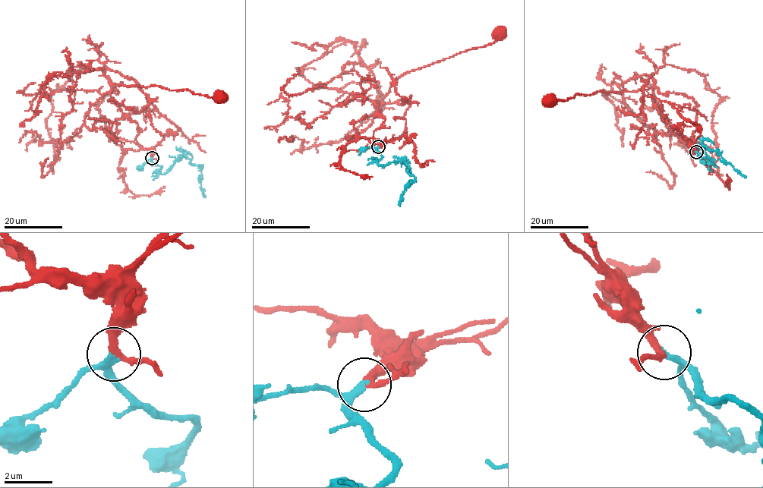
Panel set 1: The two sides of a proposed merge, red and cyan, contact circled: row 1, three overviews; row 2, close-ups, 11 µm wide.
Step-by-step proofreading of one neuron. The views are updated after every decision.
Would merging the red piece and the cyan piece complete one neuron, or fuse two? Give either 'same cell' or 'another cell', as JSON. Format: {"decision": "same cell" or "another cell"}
{"decision": "same cell"}

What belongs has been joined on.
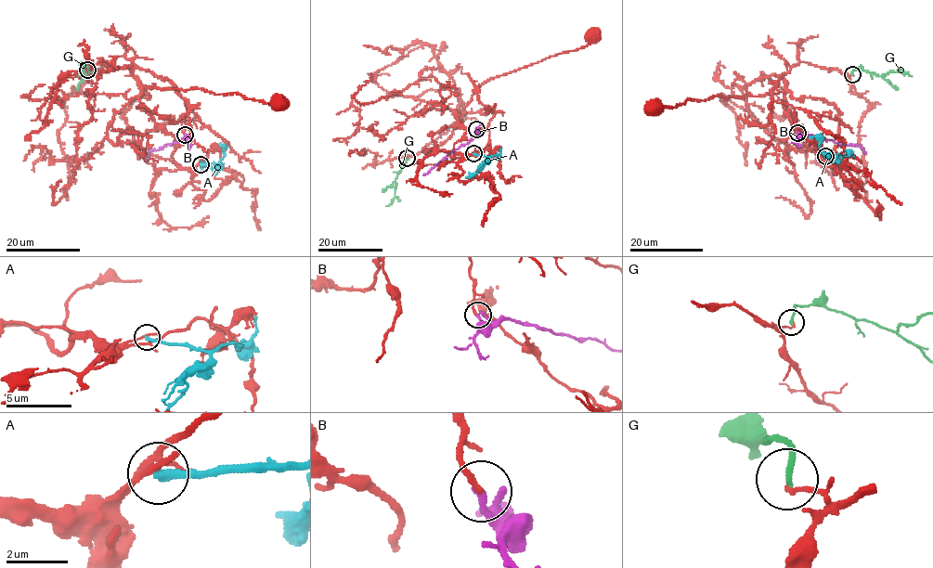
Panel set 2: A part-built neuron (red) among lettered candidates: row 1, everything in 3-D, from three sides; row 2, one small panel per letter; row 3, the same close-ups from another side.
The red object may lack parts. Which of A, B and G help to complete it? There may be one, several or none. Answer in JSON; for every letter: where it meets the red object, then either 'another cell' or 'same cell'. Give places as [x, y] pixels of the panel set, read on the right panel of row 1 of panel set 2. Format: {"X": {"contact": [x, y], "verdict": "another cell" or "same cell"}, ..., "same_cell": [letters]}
{"A": {"contact": [825, 156], "verdict": "another cell"}, "B": {"contact": [797, 133], "verdict": "same cell"}, "G": {"contact": [852, 74], "verdict": "another cell"}, "same_cell": ["B"]}

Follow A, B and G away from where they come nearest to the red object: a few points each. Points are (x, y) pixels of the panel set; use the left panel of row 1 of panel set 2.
A: (200, 163), (220, 163), (217, 169), (215, 165), (200, 167)
B: (185, 135), (187, 138), (149, 150), (146, 159)
G: (87, 70), (86, 66), (84, 66), (83, 74), (87, 73), (83, 80)

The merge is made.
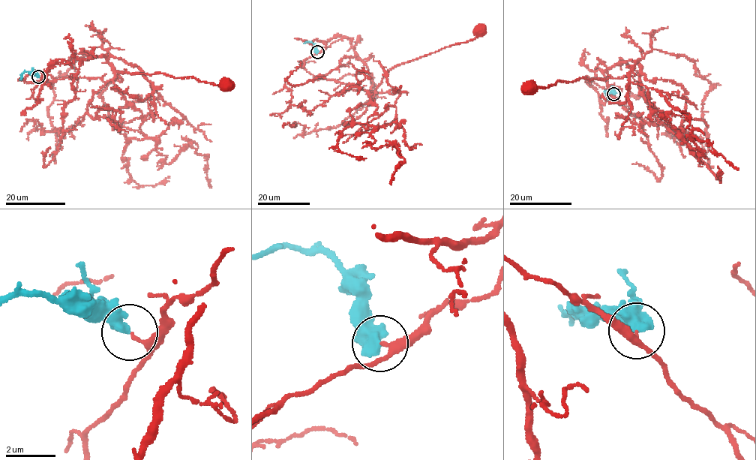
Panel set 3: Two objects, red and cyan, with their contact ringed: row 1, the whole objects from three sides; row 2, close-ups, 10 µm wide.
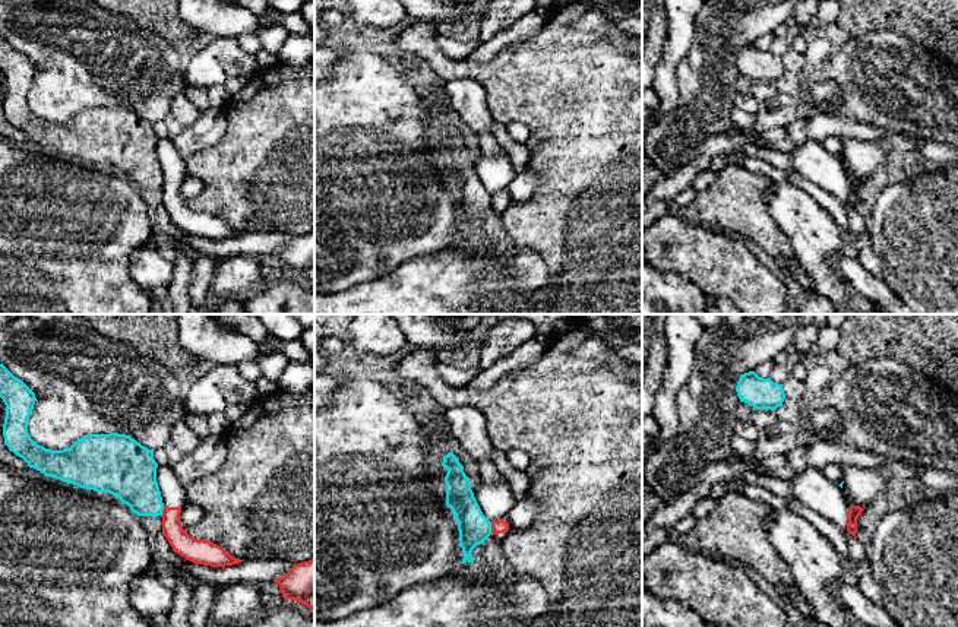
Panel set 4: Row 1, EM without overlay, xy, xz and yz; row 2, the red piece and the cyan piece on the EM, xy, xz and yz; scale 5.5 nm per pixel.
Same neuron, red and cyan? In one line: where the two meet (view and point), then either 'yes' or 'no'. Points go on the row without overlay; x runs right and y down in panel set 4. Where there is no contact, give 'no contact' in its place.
contact xz (492, 200); no

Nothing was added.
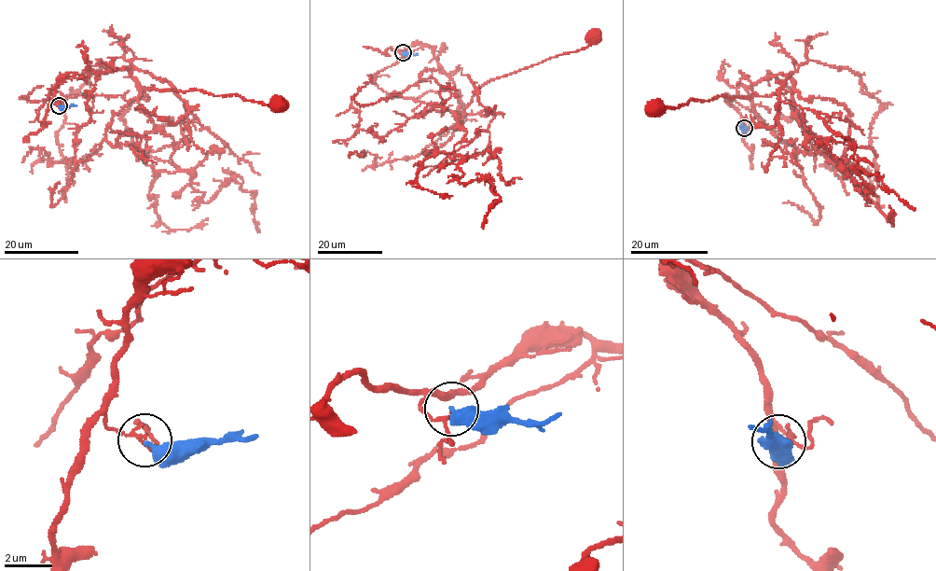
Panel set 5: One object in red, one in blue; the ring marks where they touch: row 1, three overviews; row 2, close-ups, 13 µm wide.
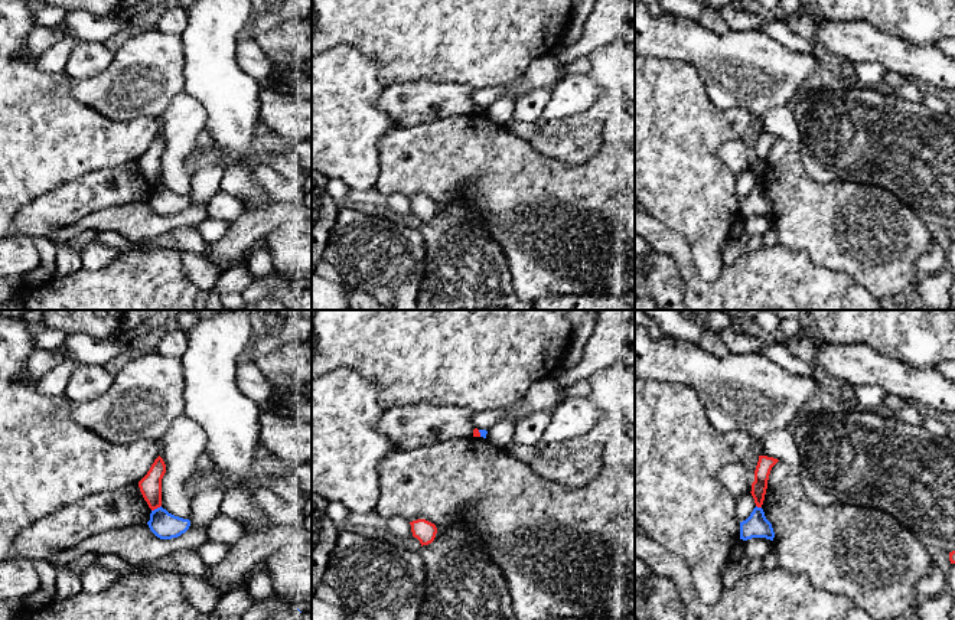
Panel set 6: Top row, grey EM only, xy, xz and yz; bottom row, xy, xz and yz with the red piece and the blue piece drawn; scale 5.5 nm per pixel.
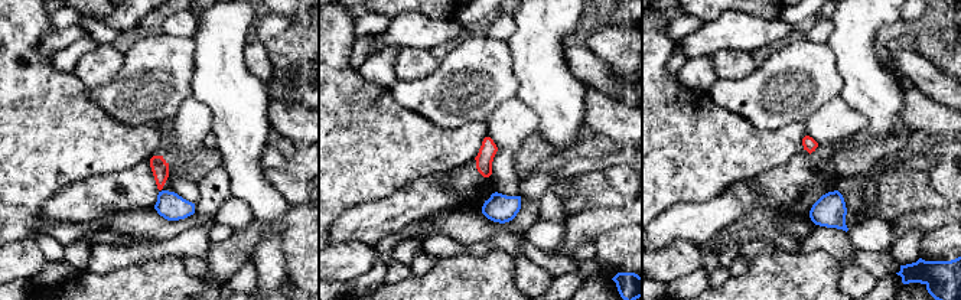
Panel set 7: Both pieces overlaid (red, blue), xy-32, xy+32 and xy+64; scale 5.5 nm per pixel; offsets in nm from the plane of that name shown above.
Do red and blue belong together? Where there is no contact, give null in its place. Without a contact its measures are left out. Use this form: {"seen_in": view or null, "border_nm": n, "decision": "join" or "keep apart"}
{"seen_in": "xy", "border_nm": 70, "decision": "keep apart"}

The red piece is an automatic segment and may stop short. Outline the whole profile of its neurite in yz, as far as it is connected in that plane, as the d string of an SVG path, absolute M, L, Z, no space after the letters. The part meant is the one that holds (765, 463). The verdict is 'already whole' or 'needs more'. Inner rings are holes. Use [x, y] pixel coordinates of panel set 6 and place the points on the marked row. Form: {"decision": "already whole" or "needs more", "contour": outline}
{"decision": "already whole", "contour": "M759 456L759 461L754 470L754 482L752 483L752 492L750 492L757 508L762 508L763 505L769 474L772 467L778 461L779 460L773 457Z"}

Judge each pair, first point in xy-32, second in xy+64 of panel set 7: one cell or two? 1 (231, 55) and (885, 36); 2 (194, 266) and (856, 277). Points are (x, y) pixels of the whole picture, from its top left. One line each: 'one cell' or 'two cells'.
1: two cells
2: one cell

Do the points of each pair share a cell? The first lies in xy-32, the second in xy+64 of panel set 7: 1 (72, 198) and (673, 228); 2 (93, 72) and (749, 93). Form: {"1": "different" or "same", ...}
{"1": "same", "2": "different"}

